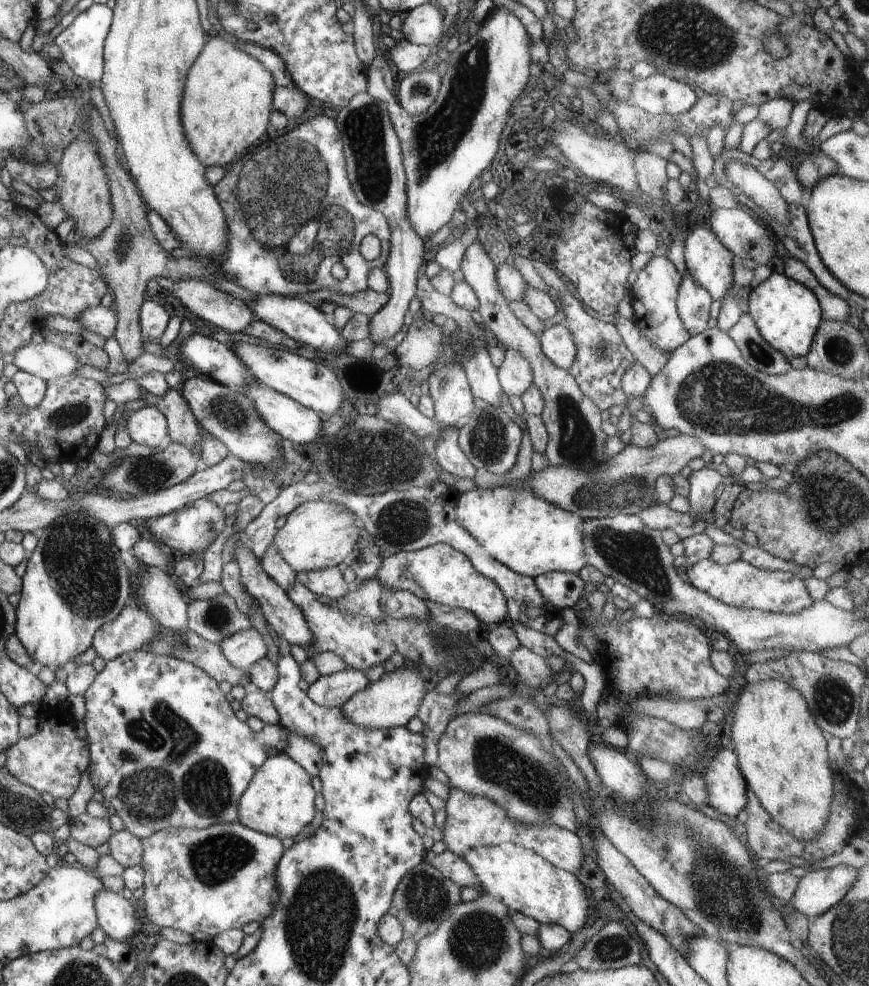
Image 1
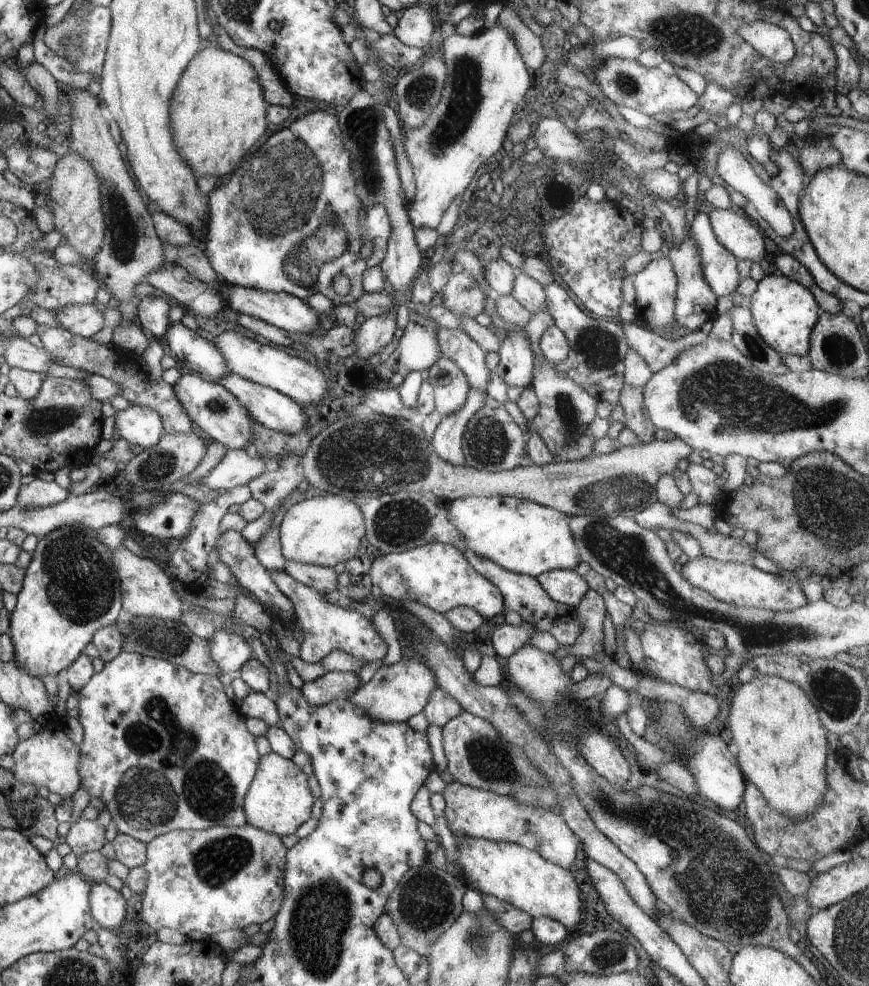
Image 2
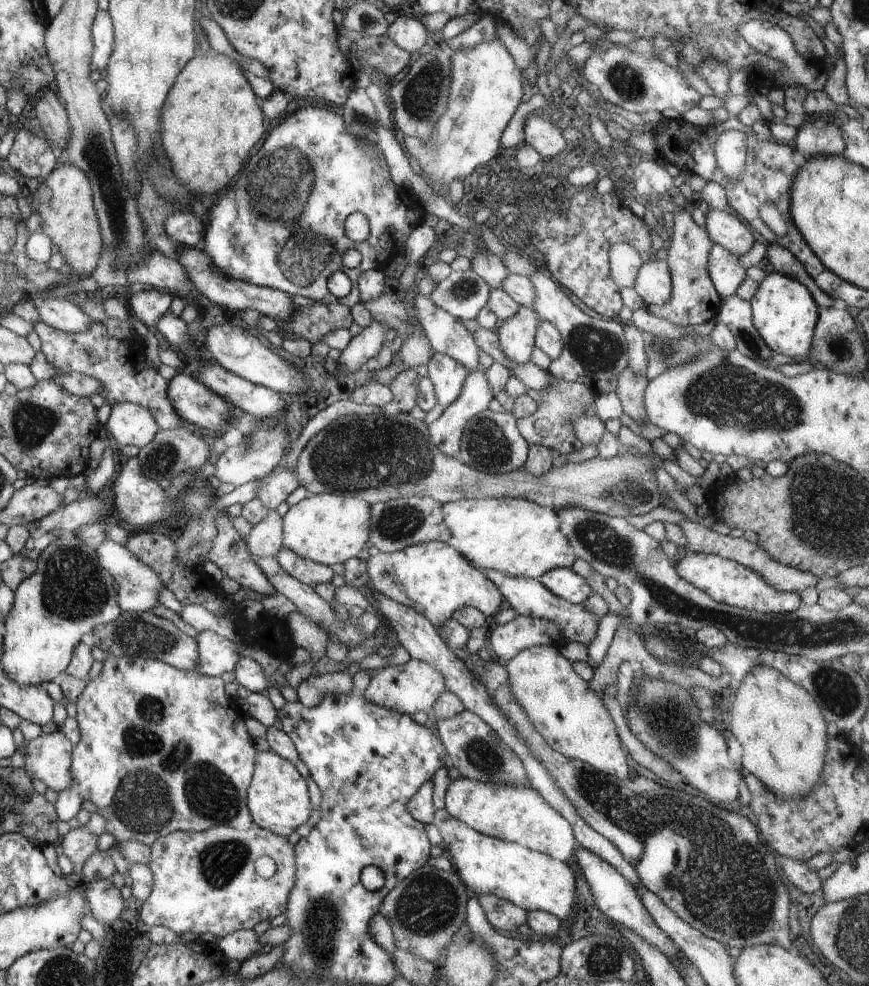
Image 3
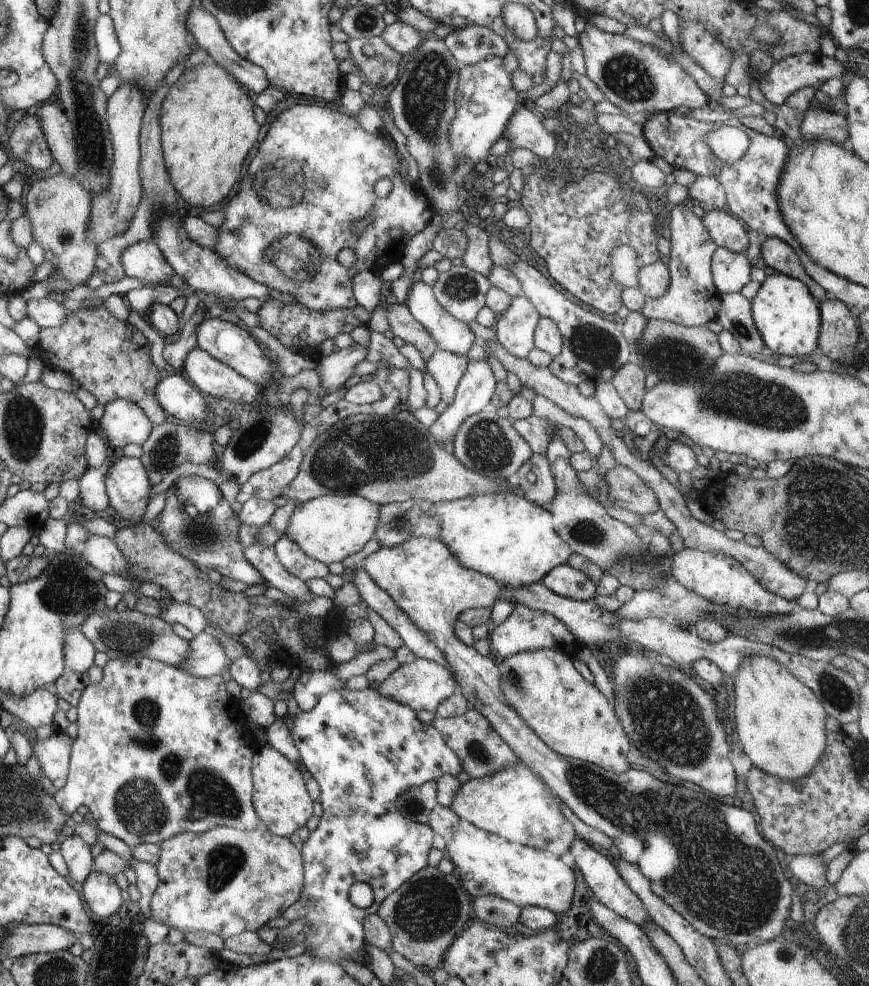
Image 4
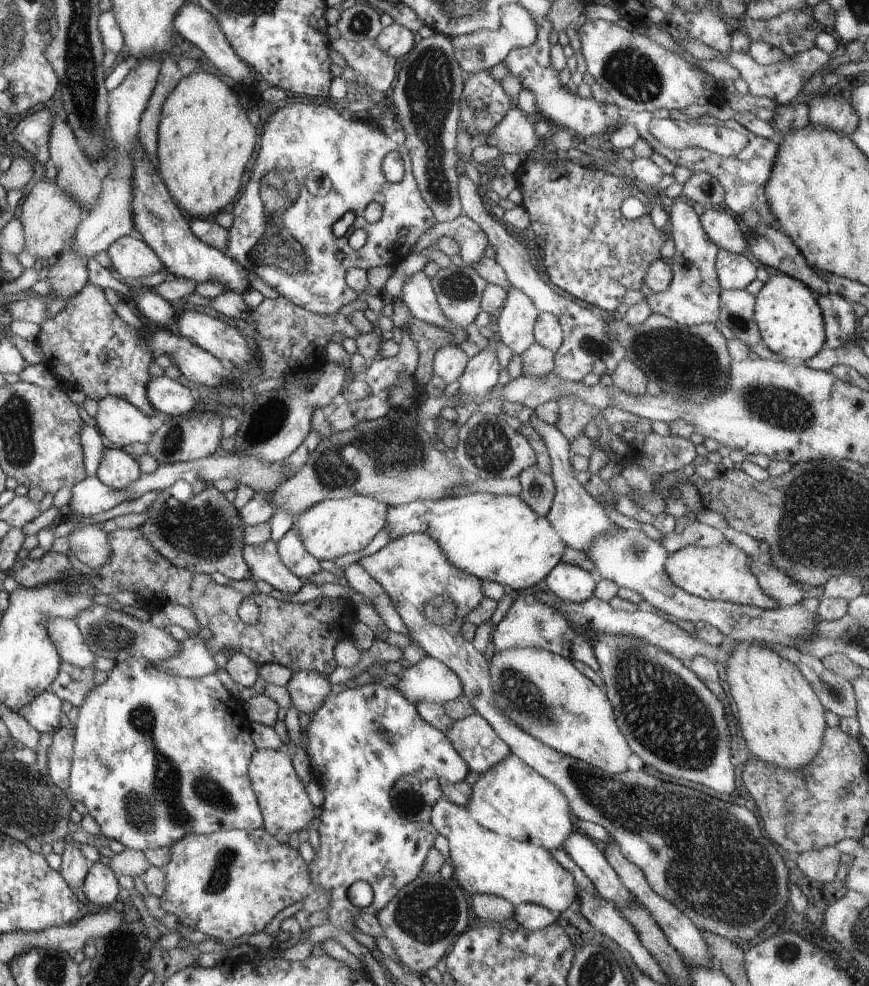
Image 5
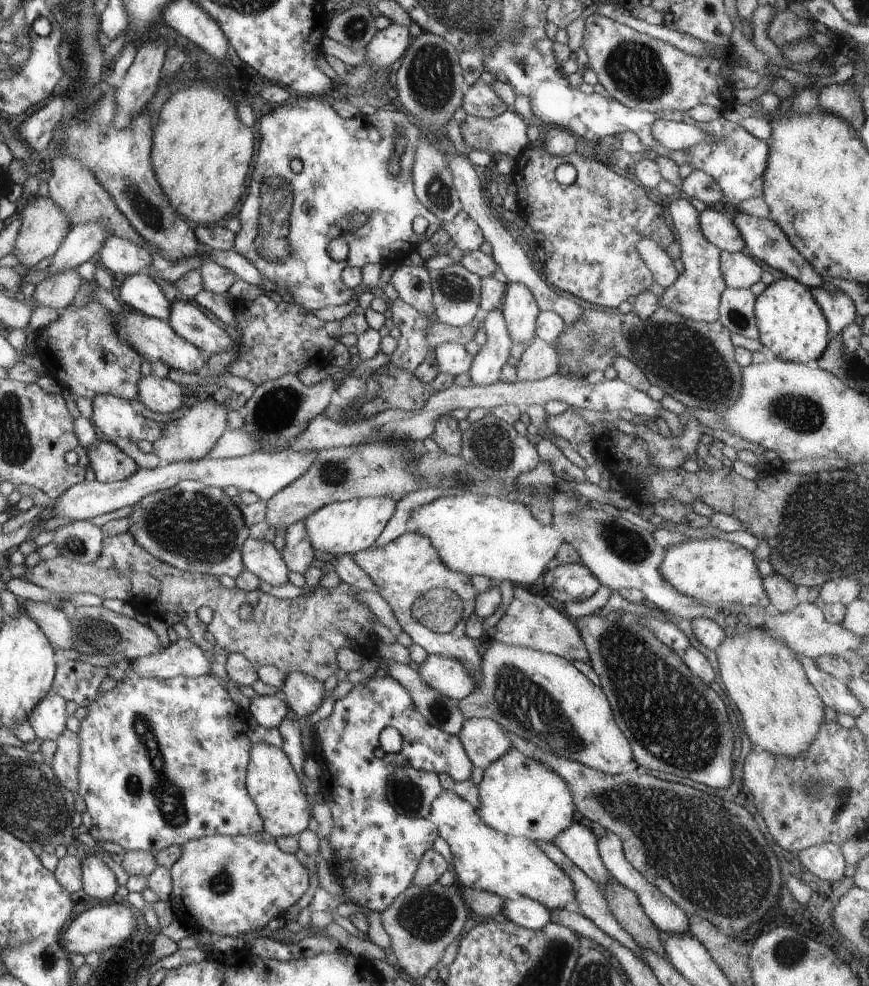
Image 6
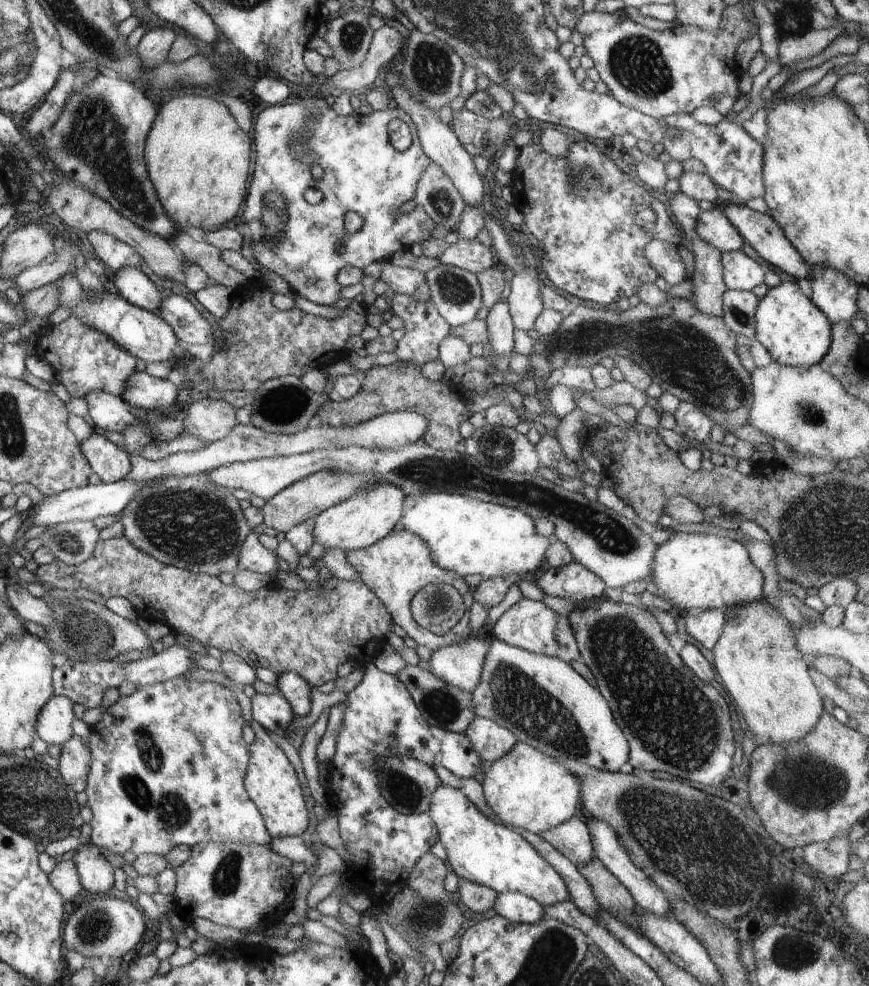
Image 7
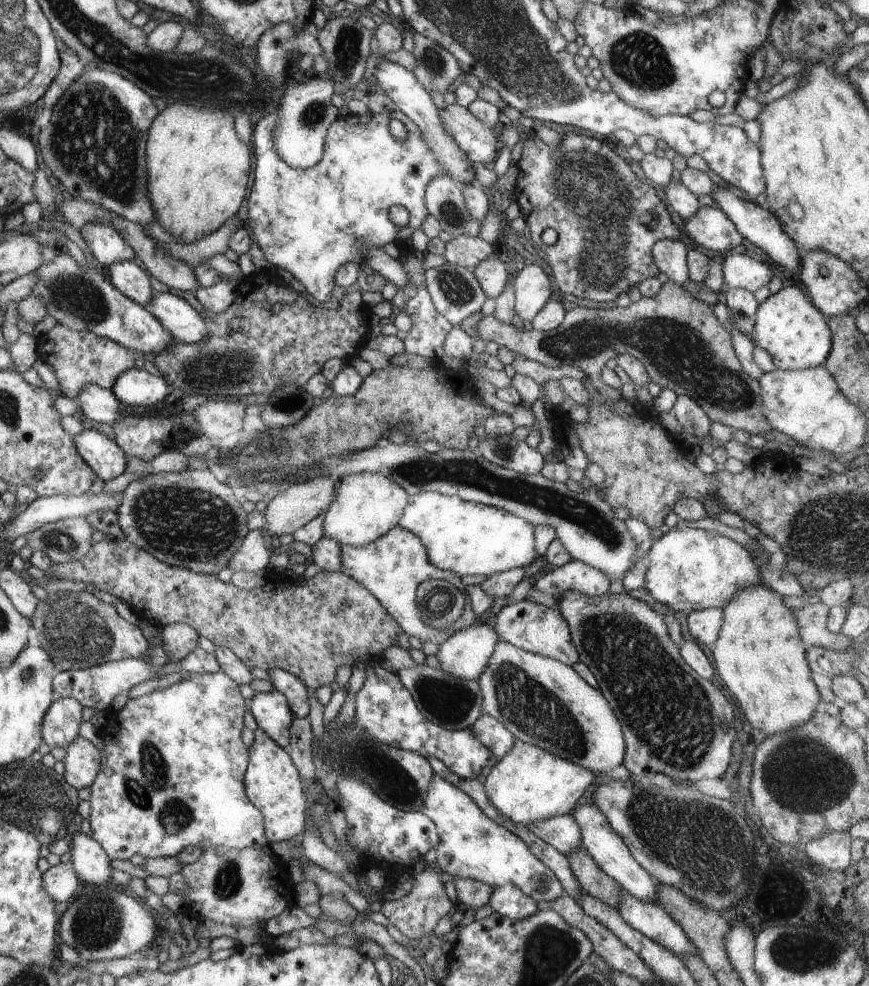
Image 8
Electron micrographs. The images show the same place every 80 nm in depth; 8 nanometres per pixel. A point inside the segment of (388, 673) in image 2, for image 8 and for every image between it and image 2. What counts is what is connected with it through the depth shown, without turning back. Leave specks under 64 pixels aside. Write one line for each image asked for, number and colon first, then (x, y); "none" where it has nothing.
3: (415, 685)
4: (423, 684)
5: (430, 680)
6: (445, 674)
7: (460, 664)
8: (465, 655)

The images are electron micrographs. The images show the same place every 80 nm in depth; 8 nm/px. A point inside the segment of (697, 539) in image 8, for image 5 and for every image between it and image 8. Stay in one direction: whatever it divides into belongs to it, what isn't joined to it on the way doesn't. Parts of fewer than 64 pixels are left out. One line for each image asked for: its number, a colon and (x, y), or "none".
5: (721, 572)
6: (712, 571)
7: (694, 572)

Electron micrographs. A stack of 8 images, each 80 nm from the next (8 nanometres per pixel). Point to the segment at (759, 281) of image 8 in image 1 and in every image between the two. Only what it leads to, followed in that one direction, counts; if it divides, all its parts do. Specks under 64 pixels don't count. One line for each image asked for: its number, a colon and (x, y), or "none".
1: (707, 260)
2: (718, 265)
3: (724, 268)
4: (731, 271)
5: (735, 271)
6: (740, 271)
7: (740, 271)

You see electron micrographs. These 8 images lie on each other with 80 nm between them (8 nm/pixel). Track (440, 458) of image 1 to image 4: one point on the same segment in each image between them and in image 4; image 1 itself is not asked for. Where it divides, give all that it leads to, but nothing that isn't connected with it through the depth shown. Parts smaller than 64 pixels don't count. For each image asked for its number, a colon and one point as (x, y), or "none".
2: (448, 438)
3: (446, 432)
4: (475, 390)

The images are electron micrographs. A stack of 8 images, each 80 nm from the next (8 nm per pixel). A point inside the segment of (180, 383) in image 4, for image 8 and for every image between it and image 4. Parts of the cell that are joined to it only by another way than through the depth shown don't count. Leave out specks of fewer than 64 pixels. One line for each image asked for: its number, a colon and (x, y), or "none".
5: (166, 395)
6: (163, 395)
7: (142, 390)
8: (134, 387)

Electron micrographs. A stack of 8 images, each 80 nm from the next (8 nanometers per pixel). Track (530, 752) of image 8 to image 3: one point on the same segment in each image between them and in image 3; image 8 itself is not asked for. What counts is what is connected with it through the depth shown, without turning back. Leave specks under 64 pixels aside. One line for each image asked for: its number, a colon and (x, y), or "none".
3: (518, 813)
4: (513, 803)
5: (511, 798)
6: (538, 804)
7: (527, 789)

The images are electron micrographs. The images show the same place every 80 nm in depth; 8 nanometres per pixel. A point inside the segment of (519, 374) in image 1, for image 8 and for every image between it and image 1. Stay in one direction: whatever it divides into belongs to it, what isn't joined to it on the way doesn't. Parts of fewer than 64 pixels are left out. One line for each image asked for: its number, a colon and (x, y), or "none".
2: (516, 366)
3: (516, 335)
4: (515, 327)
5: (516, 318)
6: (519, 306)
7: (524, 296)
8: (532, 292)

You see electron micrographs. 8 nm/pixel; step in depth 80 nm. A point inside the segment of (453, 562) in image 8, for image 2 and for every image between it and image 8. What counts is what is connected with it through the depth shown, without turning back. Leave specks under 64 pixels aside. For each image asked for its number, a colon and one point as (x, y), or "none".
2: (523, 537)
3: (514, 536)
4: (503, 536)
5: (499, 538)
6: (500, 539)
7: (466, 536)

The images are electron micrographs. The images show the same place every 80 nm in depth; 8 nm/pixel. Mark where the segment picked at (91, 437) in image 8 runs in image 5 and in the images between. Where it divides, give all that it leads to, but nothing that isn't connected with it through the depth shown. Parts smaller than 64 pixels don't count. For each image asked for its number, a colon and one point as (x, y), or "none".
5: (117, 468)
6: (108, 461)
7: (112, 464)

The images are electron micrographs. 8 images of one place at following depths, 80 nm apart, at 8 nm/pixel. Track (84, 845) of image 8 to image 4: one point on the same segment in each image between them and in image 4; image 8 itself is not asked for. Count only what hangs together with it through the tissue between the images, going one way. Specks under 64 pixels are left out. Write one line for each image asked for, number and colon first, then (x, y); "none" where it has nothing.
4: (100, 892)
5: (100, 886)
6: (99, 881)
7: (95, 872)

